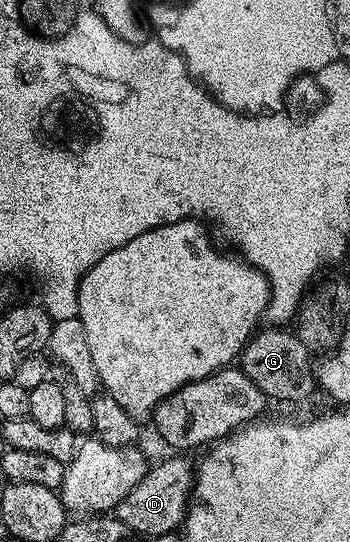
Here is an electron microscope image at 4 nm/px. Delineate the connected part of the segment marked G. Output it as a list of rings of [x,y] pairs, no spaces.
[[[266,326],[255,331],[242,348],[240,367],[244,375],[252,378],[256,386],[271,401],[302,400],[316,392],[316,368],[310,365],[311,349],[302,343],[301,335],[294,336],[290,330],[281,330],[276,326]]]

